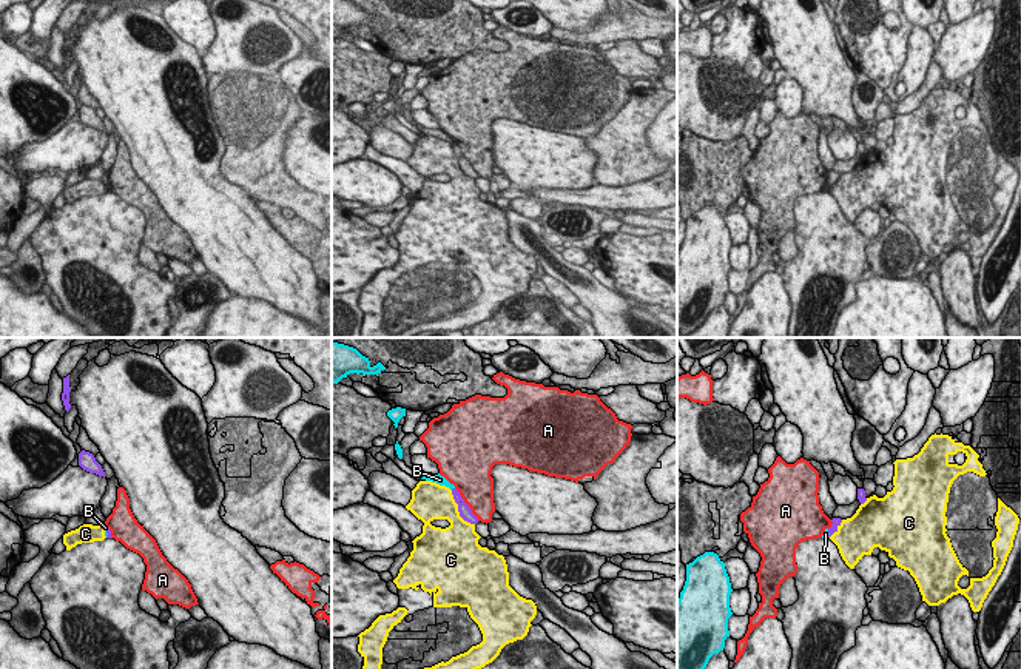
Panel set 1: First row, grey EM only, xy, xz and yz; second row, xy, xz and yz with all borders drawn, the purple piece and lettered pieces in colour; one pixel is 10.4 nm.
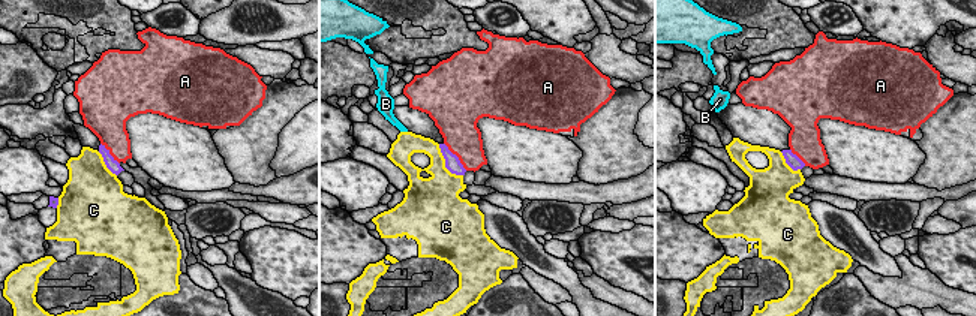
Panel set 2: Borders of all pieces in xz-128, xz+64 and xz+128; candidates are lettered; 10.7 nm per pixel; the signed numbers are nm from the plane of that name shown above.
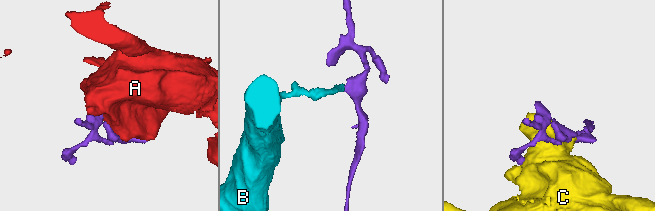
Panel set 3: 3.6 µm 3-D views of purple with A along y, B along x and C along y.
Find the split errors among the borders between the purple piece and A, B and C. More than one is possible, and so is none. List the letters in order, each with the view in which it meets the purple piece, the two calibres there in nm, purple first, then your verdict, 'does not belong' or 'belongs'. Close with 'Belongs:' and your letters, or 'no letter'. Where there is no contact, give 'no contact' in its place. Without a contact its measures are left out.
A: xz | 130/380 nm | does not belong
B: yz | 100/60 nm | does not belong
C: xz | 130/360 nm | does not belong
Belongs: no letter

